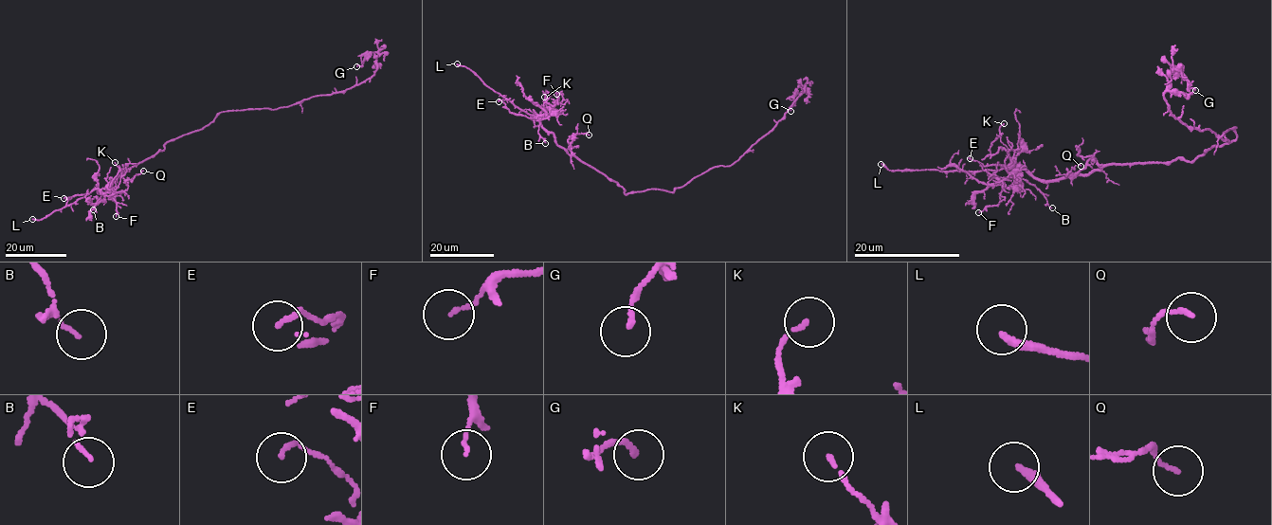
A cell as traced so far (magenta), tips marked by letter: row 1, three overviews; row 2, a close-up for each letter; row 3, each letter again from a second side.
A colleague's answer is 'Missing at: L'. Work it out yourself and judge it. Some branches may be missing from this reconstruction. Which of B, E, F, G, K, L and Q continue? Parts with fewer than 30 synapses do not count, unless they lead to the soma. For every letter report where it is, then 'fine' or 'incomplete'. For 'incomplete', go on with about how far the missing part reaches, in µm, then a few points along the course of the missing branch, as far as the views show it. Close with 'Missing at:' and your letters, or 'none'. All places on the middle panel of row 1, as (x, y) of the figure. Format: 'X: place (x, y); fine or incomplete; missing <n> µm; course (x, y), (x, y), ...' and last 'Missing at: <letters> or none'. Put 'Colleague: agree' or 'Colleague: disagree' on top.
Colleague: agree
B: place (545, 143); fine
E: place (499, 101); fine
F: place (556, 94); fine
G: place (790, 111); fine
K: place (544, 97); fine
L: place (457, 63); incomplete; missing 60 µm
Q: place (589, 135); fine
Missing at: L

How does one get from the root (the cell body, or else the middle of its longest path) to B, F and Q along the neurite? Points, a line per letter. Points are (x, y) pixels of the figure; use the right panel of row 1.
B: (1214, 145), (1190, 161), (1111, 163), (1061, 179), (1037, 178), (1020, 168), (1015, 183), (1026, 179), (1052, 208)
F: (1214, 145), (1190, 161), (1111, 163), (1061, 179), (1019, 168), (997, 176), (999, 202), (978, 212)
Q: (1214, 145), (1190, 161), (1178, 158), (1106, 165), (1091, 158), (1076, 172), (1068, 172), (1081, 166)

